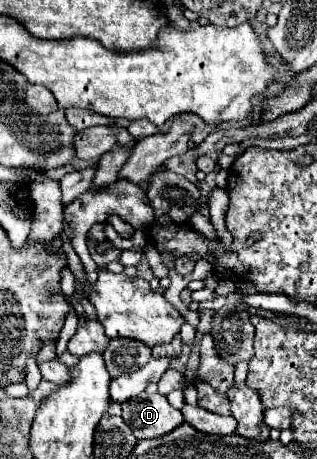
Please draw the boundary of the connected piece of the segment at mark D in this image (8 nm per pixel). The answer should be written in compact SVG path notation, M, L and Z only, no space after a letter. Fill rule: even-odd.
M146 391L130 404L122 404L122 420L130 426L136 440L160 438L184 422L182 412L170 406L166 396Z

